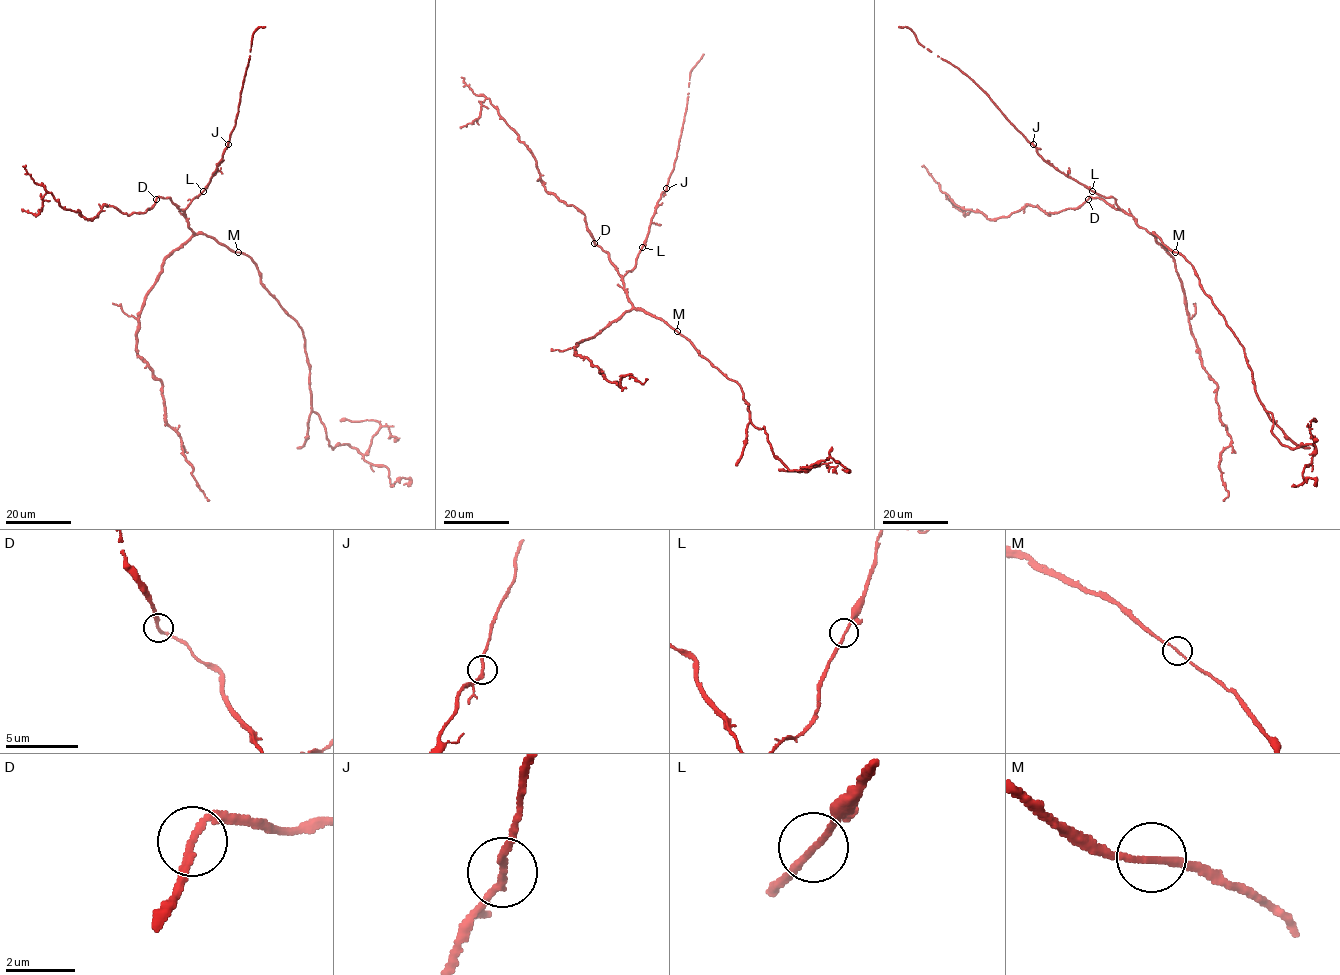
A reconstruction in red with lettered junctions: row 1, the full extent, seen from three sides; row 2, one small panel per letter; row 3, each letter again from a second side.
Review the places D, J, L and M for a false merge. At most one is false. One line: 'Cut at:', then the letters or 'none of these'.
Cut at: none of these

